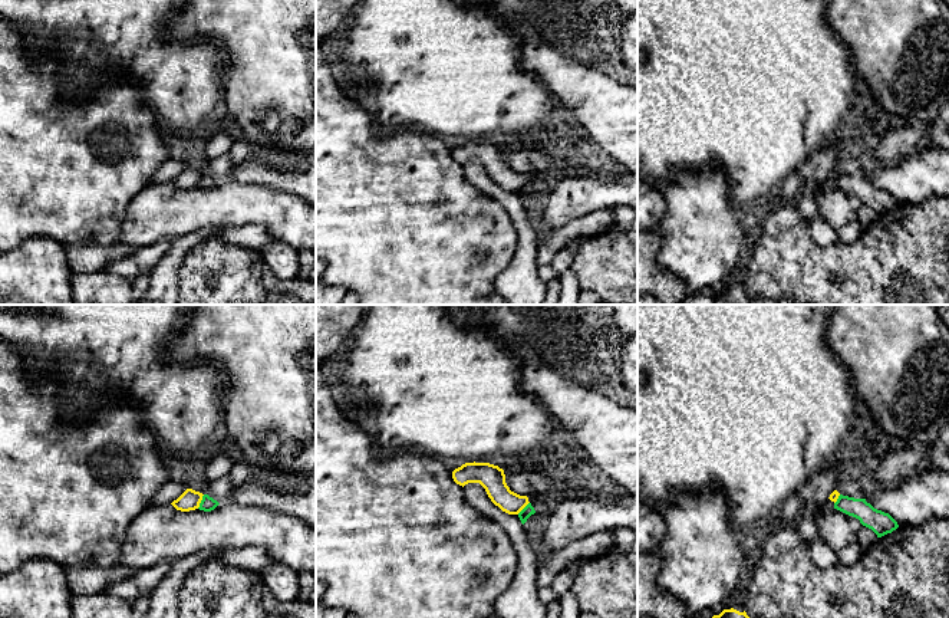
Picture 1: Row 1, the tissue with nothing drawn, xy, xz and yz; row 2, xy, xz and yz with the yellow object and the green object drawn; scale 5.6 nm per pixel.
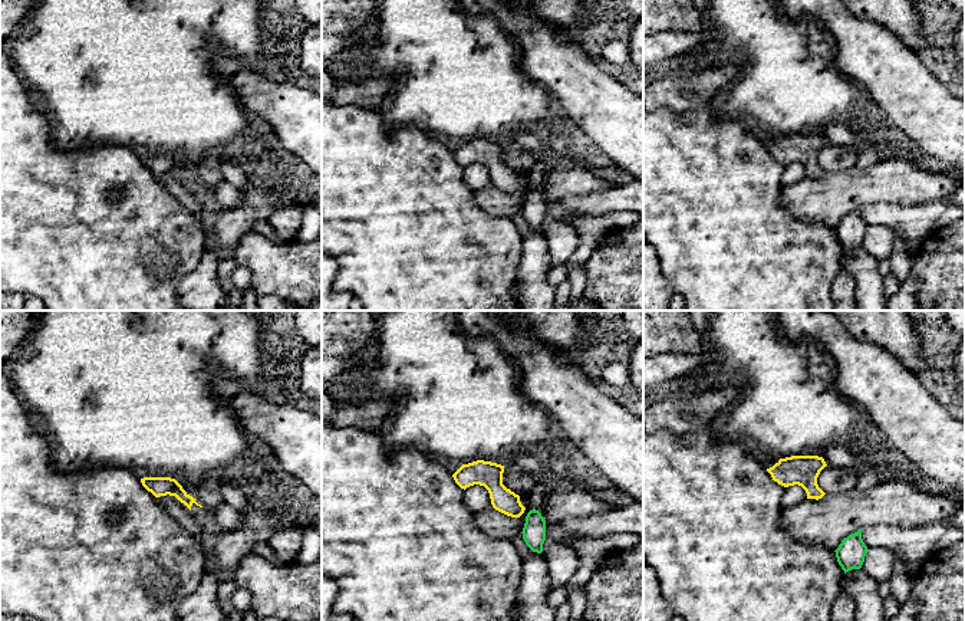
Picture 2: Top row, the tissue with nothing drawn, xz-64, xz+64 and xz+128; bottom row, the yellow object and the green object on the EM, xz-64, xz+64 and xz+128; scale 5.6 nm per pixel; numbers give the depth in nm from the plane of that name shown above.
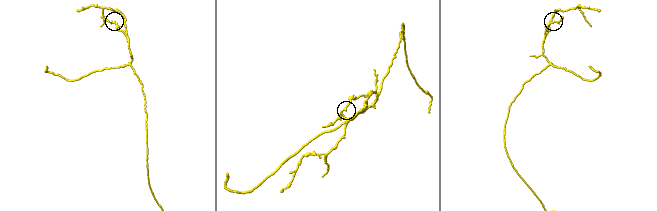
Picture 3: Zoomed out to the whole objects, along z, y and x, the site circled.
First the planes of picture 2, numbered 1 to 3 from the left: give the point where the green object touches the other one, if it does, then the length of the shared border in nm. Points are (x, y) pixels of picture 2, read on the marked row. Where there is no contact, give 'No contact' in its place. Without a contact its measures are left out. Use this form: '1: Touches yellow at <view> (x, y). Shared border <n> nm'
1: No contact
2: No contact
3: No contact

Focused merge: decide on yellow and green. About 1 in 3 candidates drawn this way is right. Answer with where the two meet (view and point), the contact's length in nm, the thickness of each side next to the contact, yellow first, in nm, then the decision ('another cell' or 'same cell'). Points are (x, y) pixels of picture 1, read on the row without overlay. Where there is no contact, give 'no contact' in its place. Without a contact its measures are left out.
xy (200, 180) | 90 nm | 110/80 nm | another cell

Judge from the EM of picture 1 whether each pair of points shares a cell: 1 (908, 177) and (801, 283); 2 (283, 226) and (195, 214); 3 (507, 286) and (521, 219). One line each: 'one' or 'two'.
1: two
2: one
3: one

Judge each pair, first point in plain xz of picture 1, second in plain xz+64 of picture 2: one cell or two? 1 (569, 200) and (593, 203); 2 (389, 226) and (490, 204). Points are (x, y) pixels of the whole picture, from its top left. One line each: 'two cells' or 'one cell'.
1: one cell
2: two cells

